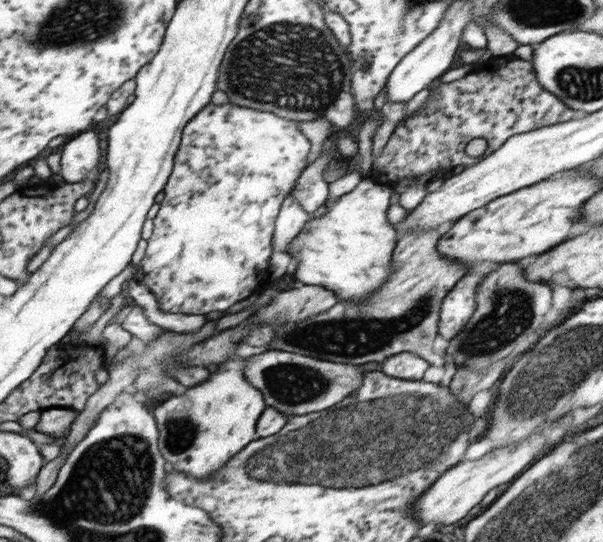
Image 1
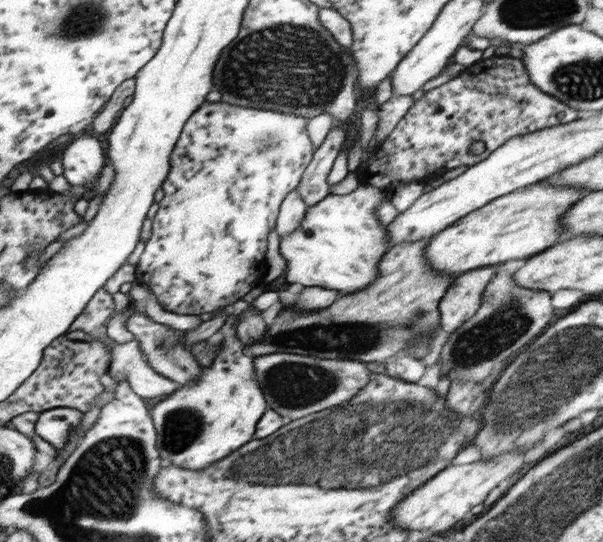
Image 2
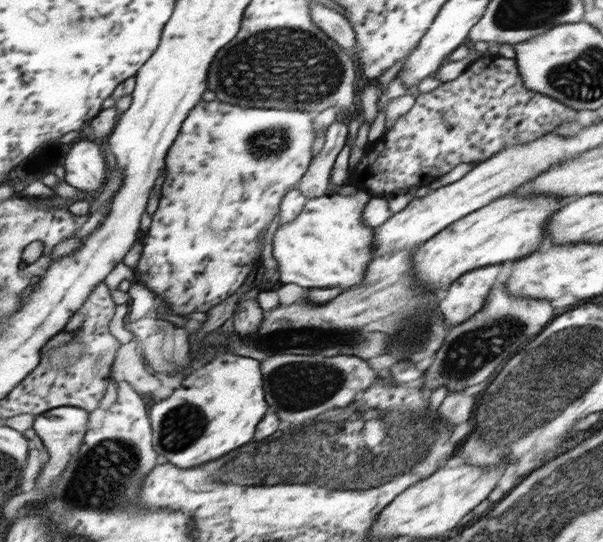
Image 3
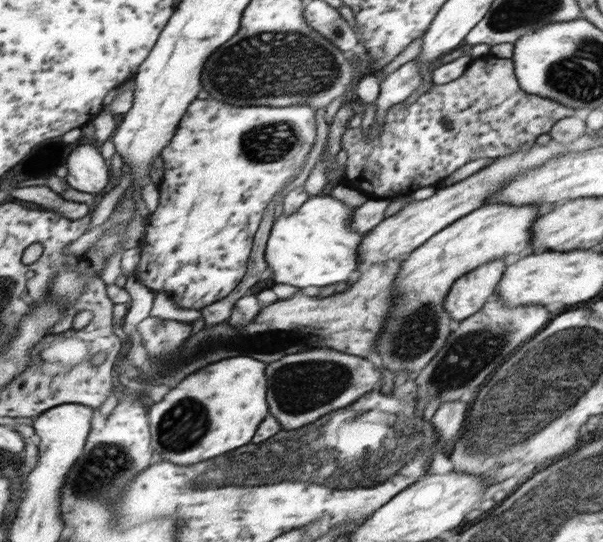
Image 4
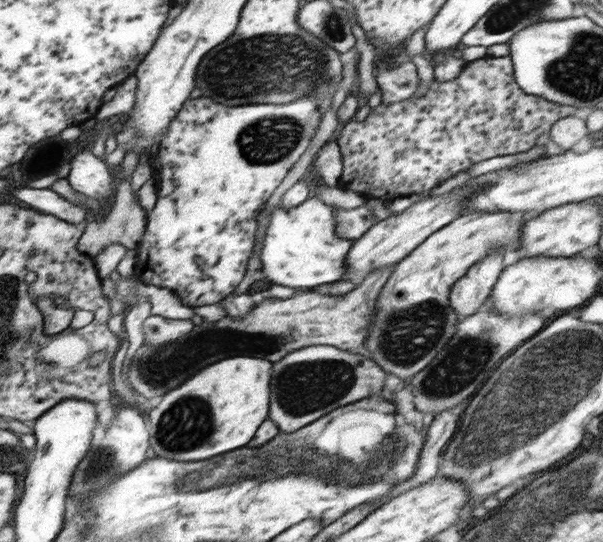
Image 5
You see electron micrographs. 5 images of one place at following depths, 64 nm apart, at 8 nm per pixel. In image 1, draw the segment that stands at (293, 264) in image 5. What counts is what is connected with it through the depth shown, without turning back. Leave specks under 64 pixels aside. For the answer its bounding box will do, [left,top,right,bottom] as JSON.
[285,178,399,304]

